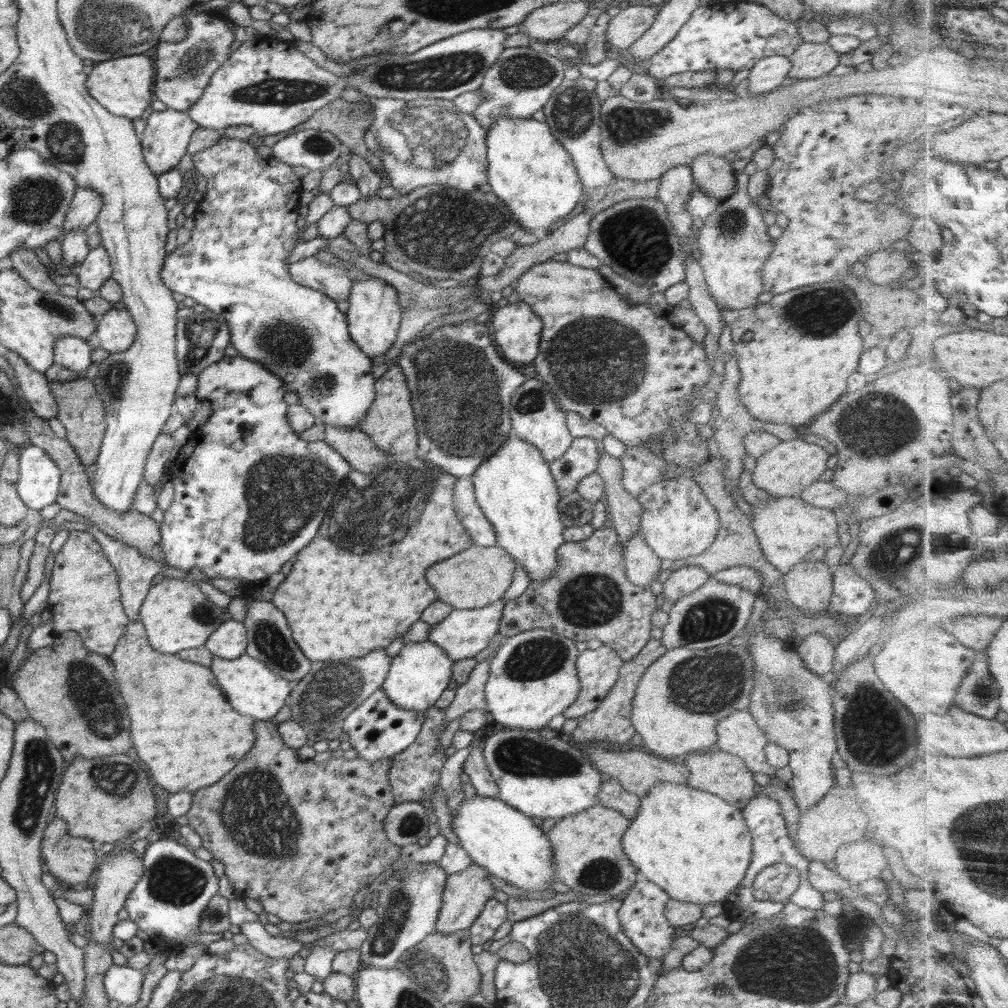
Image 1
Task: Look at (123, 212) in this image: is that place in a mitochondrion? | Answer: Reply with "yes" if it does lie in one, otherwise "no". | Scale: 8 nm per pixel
no

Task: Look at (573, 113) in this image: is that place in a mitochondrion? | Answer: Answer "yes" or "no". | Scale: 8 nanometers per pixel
yes

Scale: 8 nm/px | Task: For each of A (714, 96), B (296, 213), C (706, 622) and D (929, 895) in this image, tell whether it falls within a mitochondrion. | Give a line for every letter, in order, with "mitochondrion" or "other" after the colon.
A: other
B: other
C: mitochondrion
D: other

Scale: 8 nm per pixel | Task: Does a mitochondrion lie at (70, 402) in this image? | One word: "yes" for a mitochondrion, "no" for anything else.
no

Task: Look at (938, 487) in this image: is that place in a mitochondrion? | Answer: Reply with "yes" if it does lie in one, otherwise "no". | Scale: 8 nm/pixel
no

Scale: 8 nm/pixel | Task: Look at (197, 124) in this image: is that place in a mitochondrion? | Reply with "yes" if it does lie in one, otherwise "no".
no

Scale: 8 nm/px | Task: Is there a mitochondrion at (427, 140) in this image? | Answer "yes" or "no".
yes

